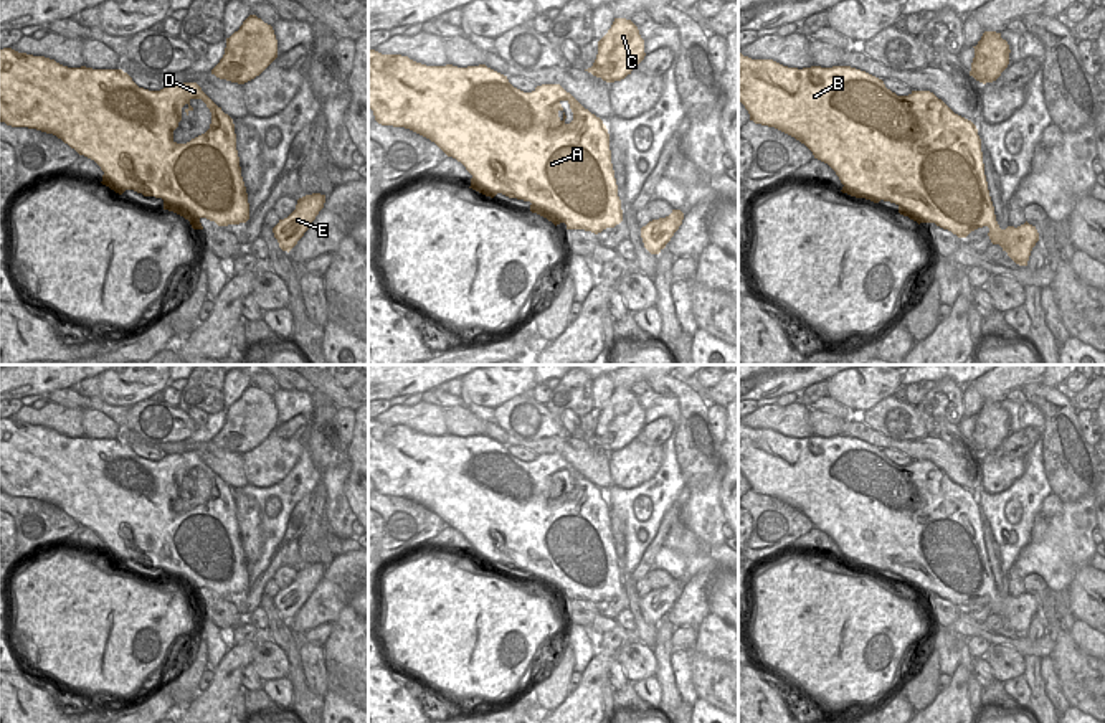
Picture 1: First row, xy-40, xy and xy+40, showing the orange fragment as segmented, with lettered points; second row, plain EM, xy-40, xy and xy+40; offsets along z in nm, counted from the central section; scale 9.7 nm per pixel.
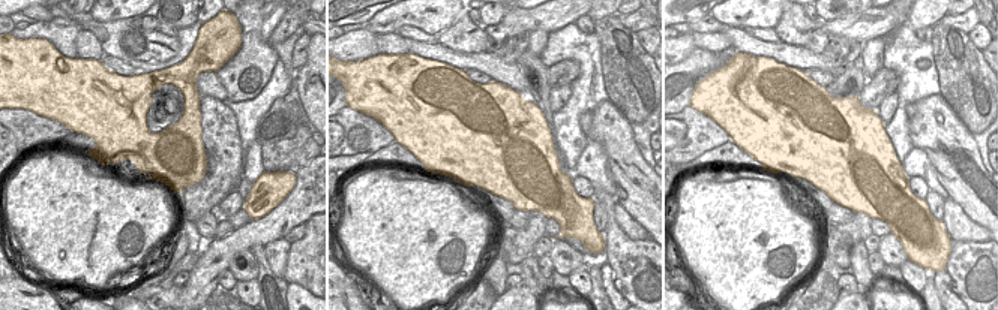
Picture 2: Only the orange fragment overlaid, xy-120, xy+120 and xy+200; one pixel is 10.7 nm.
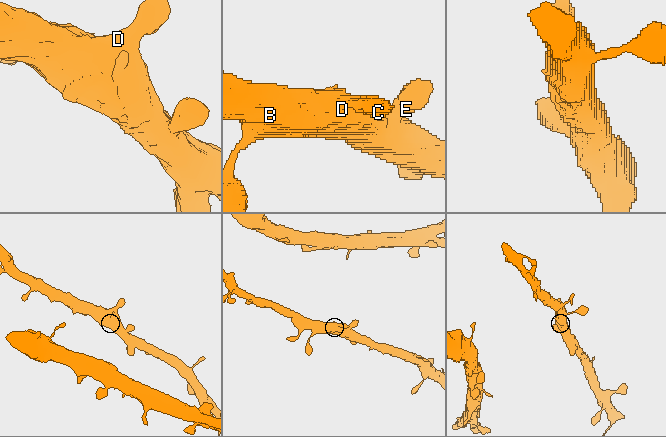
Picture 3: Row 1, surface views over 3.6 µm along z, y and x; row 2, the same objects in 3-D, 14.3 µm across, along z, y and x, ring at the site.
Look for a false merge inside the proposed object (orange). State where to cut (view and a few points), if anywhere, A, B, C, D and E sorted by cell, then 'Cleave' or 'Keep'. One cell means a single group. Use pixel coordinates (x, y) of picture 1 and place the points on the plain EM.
No split. Groups: A B C D E. Keep

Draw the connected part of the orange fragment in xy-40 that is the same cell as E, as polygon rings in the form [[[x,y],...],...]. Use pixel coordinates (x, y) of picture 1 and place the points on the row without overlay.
[[[312,563],[297,569],[296,579],[273,598],[282,621],[291,621],[324,578],[325,565]]]

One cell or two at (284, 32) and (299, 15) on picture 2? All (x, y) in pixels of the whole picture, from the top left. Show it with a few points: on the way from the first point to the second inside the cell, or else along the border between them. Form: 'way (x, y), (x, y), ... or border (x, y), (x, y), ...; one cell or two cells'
way (287, 27), (294, 20); one cell

